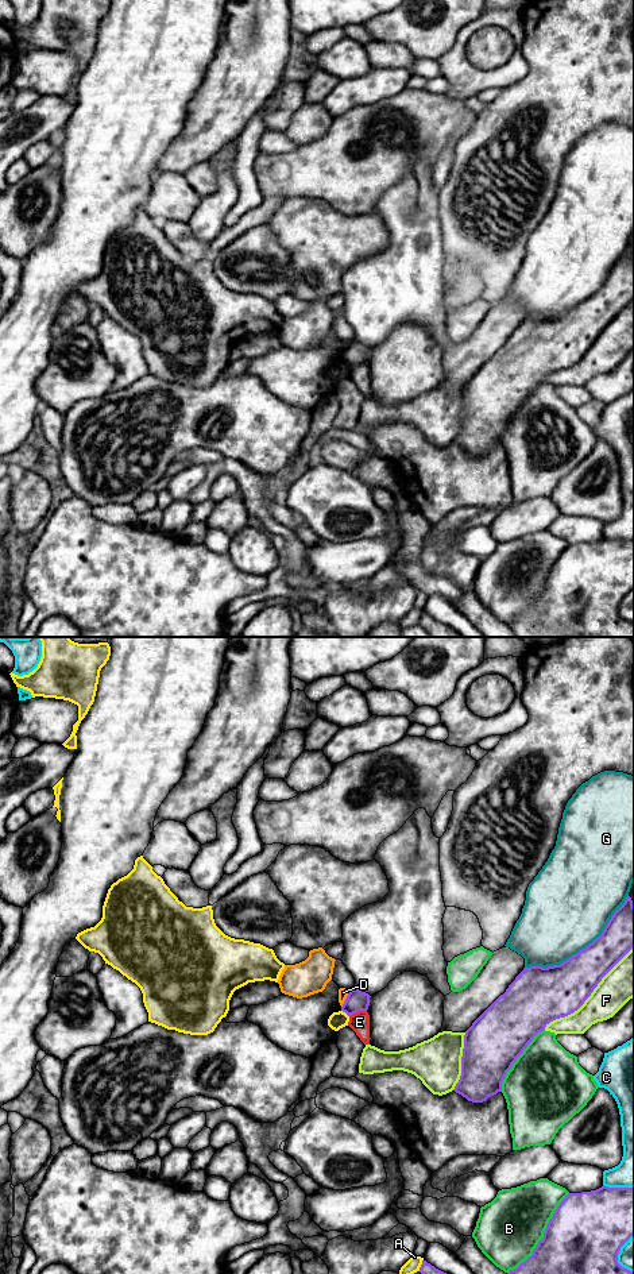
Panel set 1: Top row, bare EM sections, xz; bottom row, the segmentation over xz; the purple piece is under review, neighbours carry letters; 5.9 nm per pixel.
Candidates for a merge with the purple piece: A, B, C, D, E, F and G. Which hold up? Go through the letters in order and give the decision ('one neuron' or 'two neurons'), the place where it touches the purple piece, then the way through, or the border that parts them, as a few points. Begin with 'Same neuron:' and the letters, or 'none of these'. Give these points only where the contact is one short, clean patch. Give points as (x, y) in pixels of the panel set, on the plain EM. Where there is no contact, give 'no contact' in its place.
Same neuron: none of these
A: two neurons; contact xz (346, 365)
B: two neurons; contact xz (544, 589)
C: two neurons; contact xz (617, 609)
D: two neurons; contact xz (346, 351); border xz (350, 343), (341, 359)
E: two neurons; contact xz (358, 363)
F: two neurons; contact xz (590, 347)
G: two neurons; contact xz (583, 301)

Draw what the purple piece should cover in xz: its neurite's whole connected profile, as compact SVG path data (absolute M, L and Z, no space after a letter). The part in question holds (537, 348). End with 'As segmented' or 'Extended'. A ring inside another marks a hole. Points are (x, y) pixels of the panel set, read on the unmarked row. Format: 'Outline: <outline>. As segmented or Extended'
Outline: M627 247L600 289L560 317L525 320L515 332L465 383L461 428L455 444L483 455L502 444L502 435L533 390L560 370L577 363L602 331L634 300L634 258Z. As segmented

